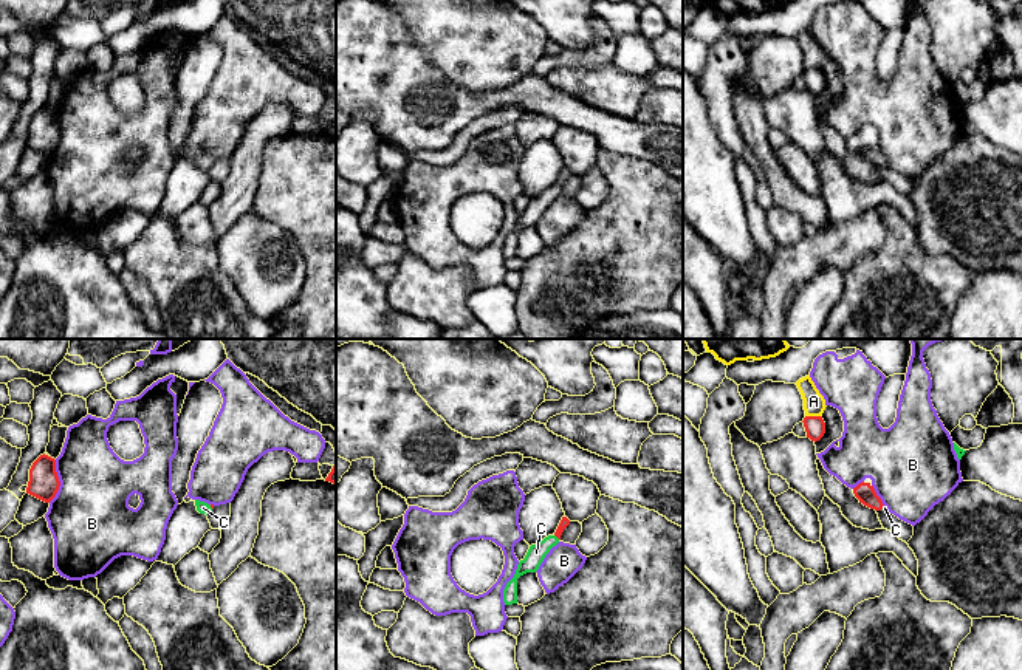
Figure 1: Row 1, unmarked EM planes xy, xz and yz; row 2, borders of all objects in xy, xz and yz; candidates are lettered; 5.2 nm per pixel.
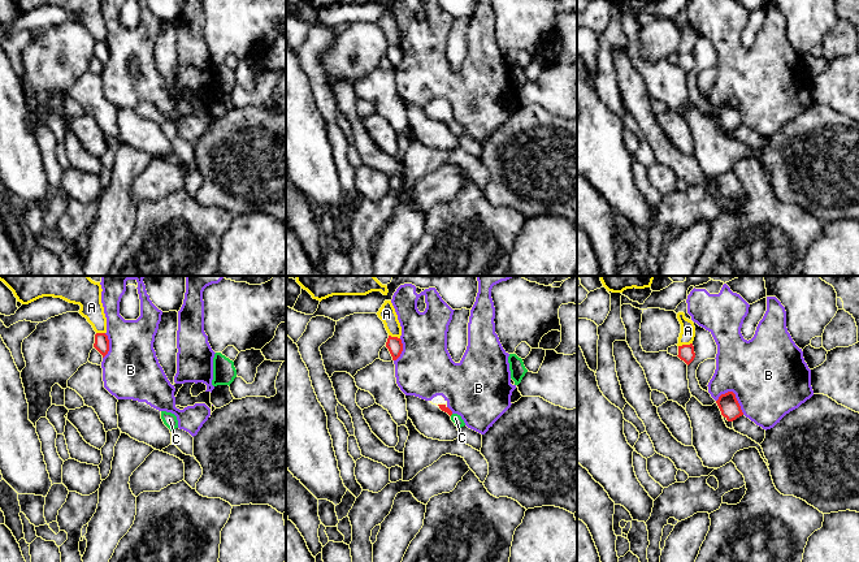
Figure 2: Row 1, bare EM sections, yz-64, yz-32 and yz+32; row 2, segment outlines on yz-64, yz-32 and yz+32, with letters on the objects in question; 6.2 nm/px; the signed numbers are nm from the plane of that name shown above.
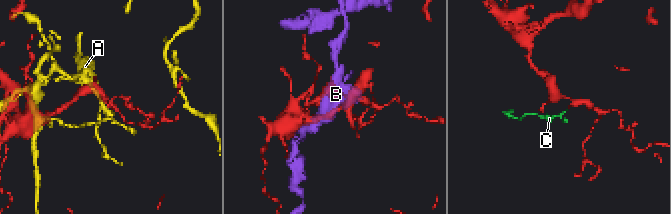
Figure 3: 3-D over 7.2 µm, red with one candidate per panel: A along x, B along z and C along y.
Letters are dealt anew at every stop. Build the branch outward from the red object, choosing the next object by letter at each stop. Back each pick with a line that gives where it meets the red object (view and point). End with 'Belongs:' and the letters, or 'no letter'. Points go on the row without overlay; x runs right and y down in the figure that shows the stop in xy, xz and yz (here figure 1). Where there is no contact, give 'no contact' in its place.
C: meets red in xz at (558, 191)
Belongs: C

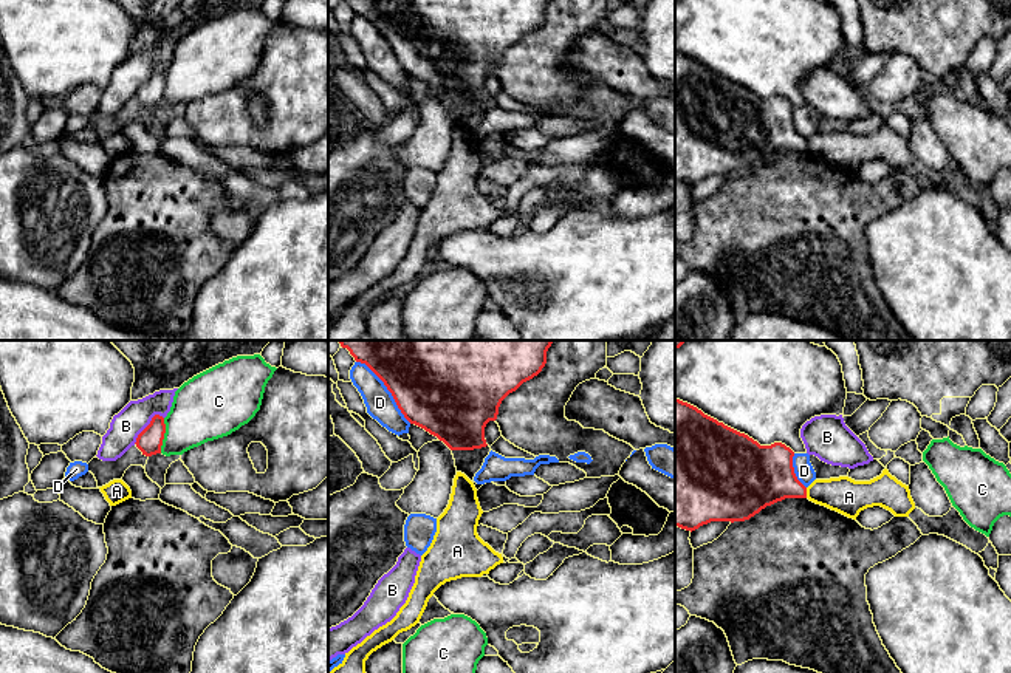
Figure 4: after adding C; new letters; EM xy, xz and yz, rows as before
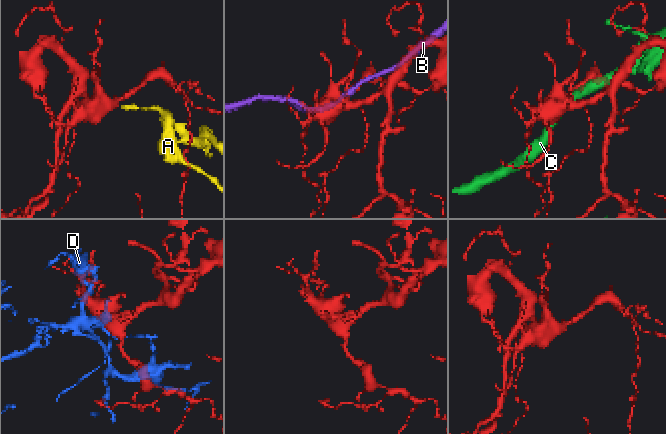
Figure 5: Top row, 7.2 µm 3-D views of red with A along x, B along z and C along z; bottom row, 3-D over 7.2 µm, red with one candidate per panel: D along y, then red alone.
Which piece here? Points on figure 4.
Belongs: no letter

